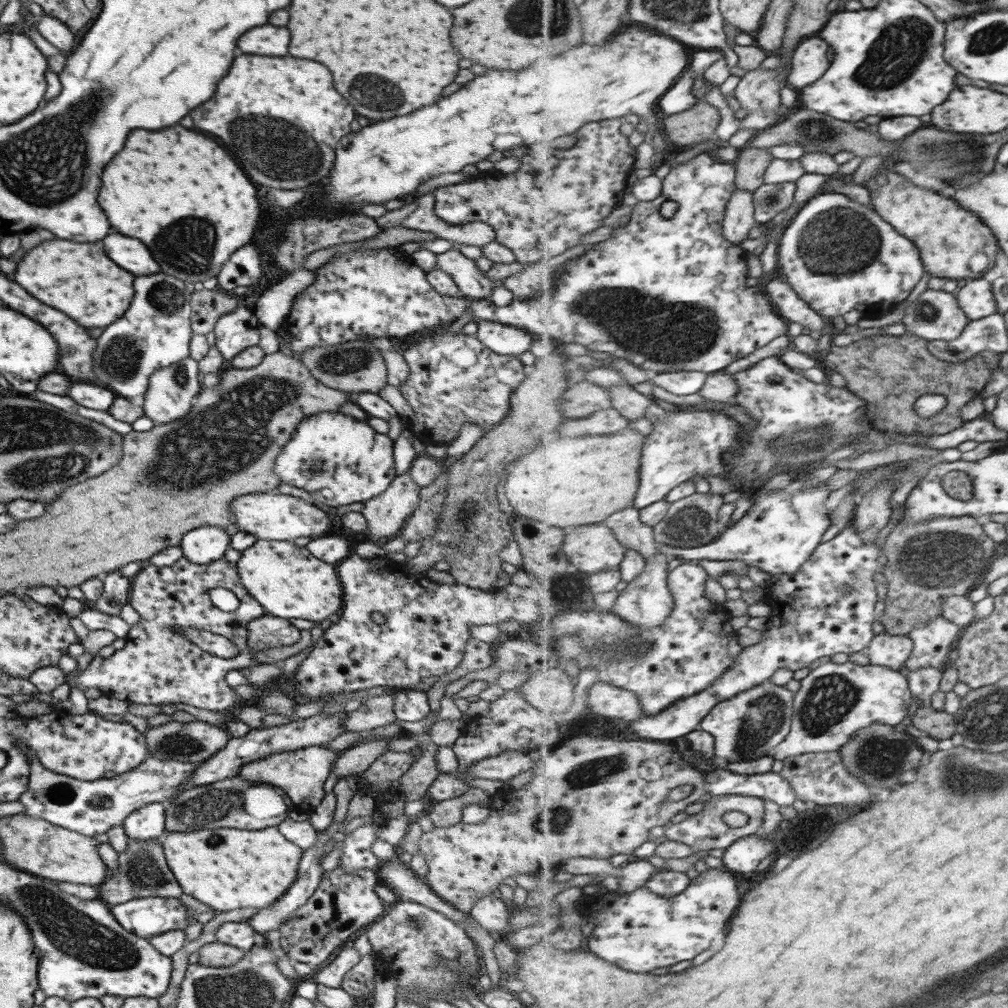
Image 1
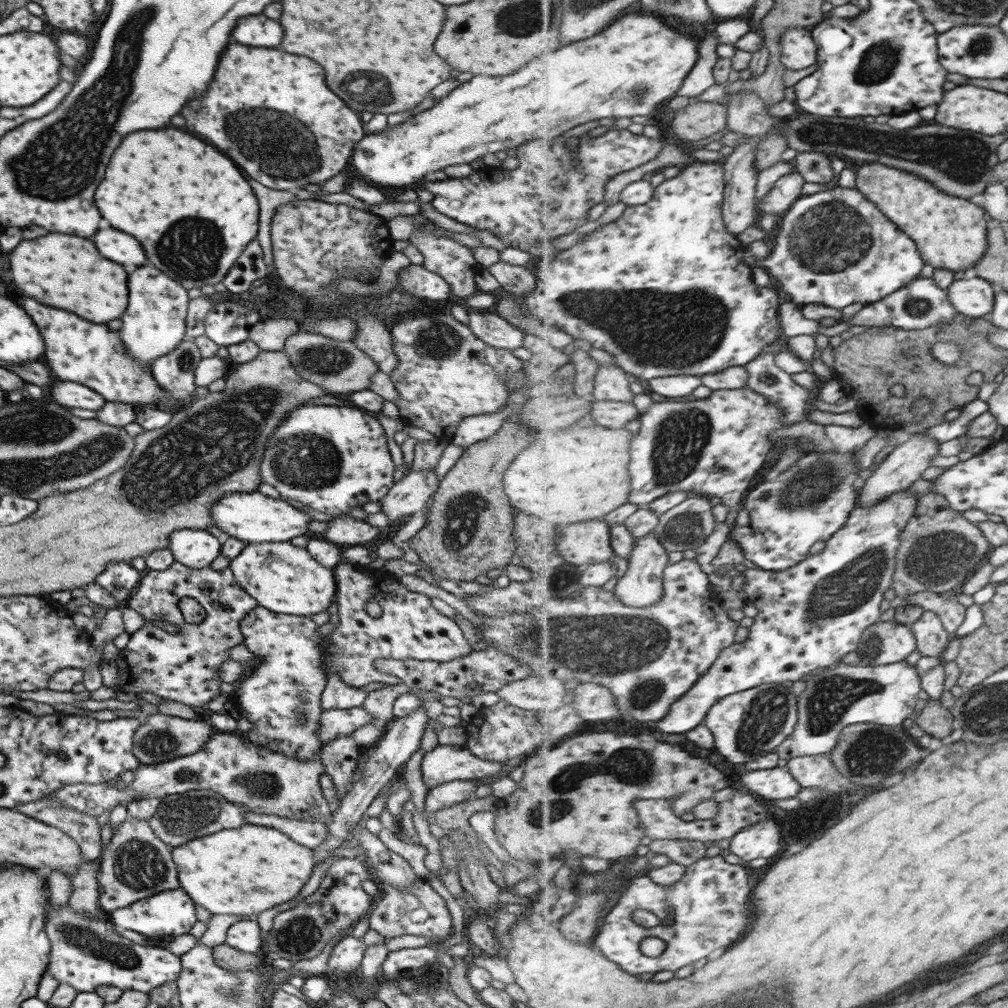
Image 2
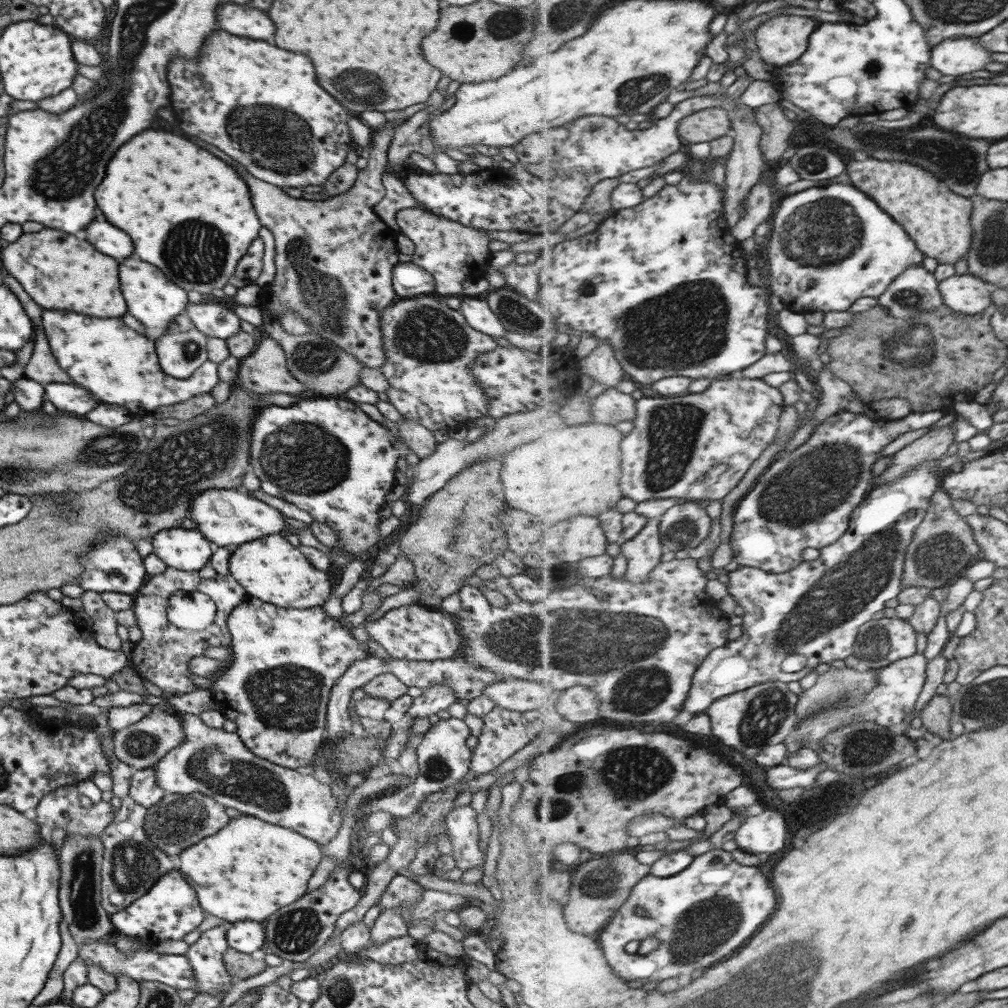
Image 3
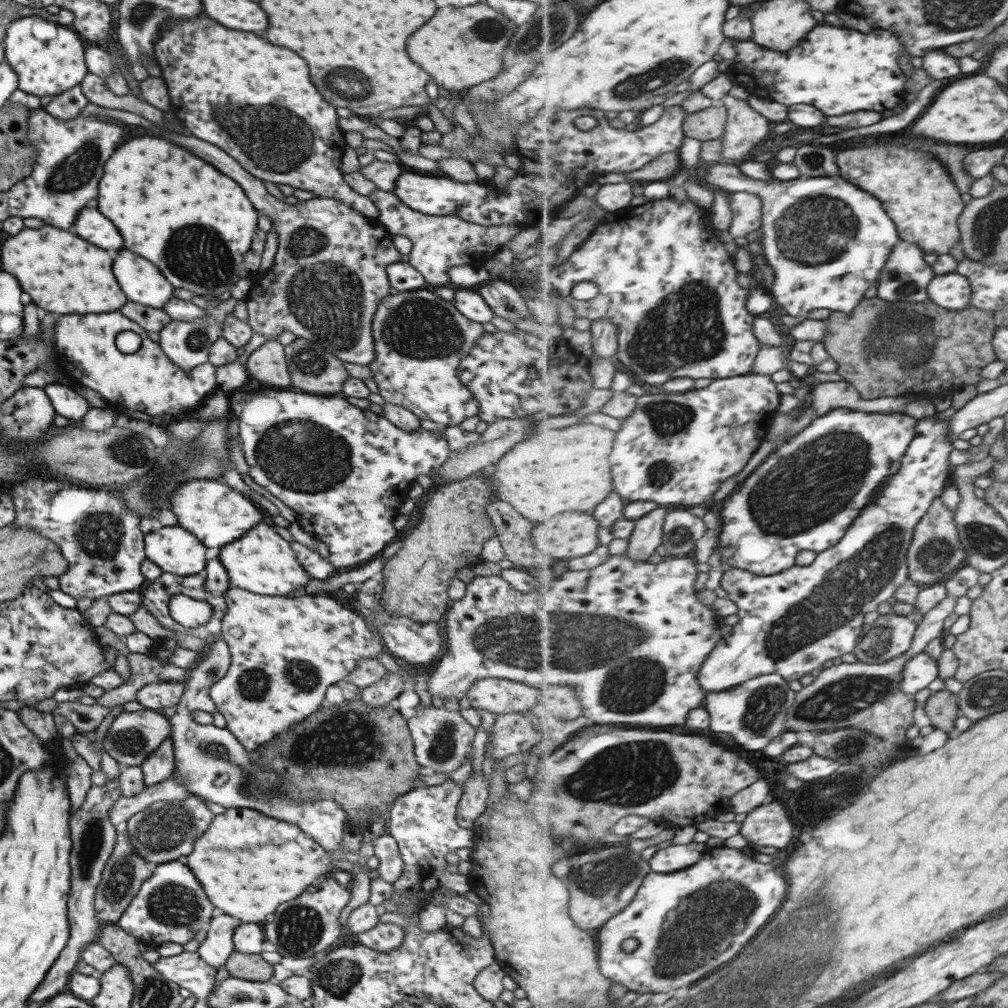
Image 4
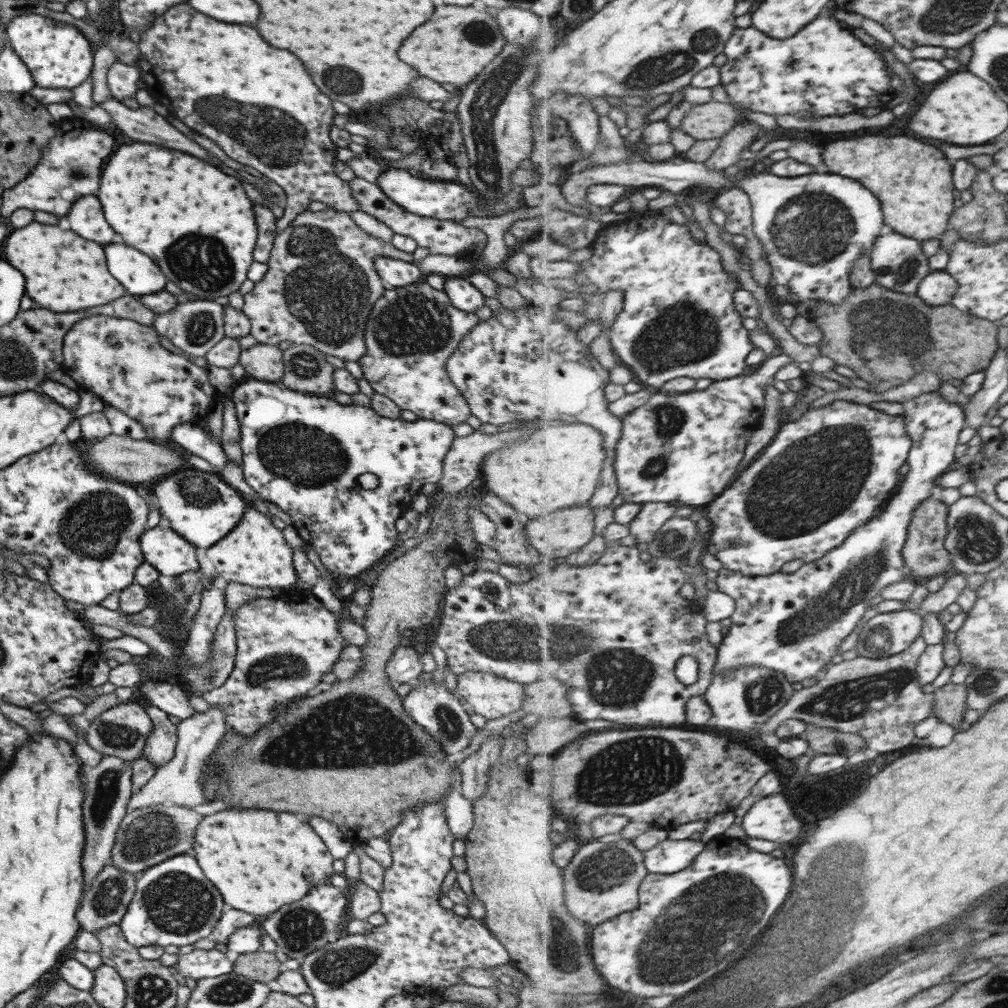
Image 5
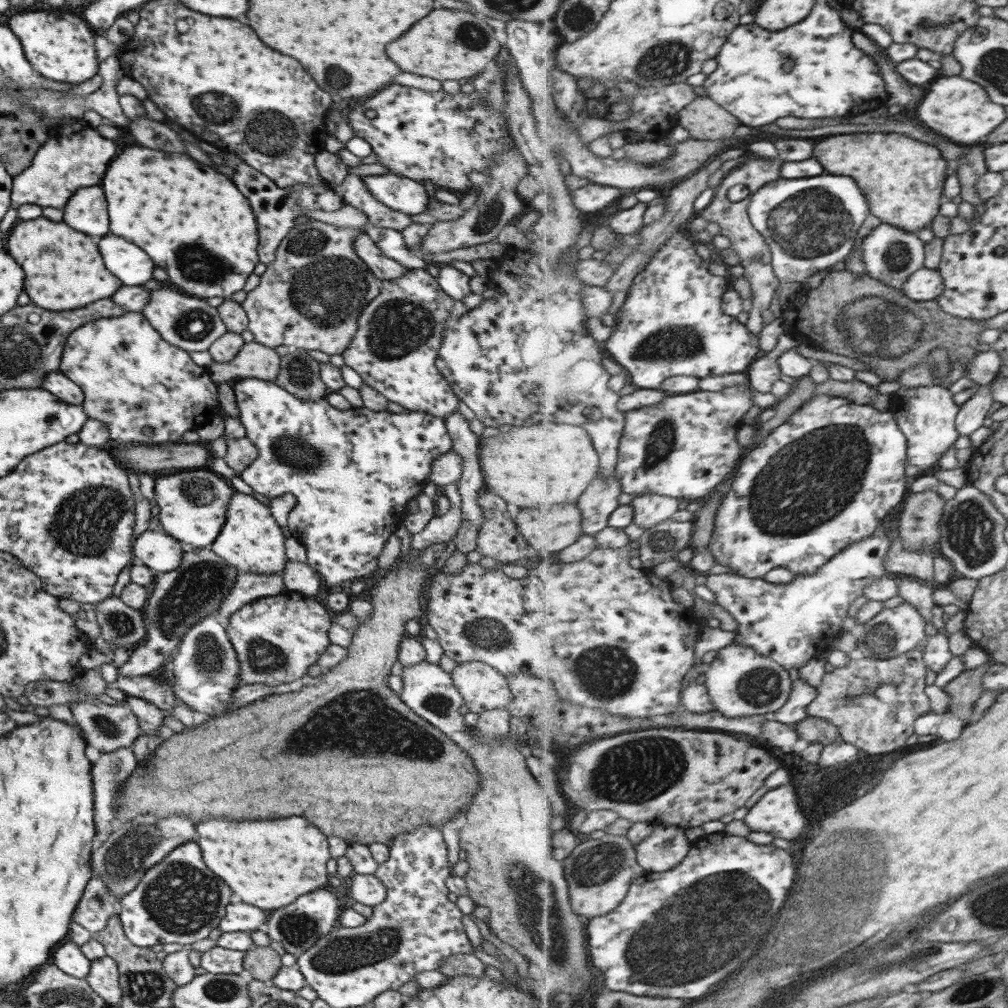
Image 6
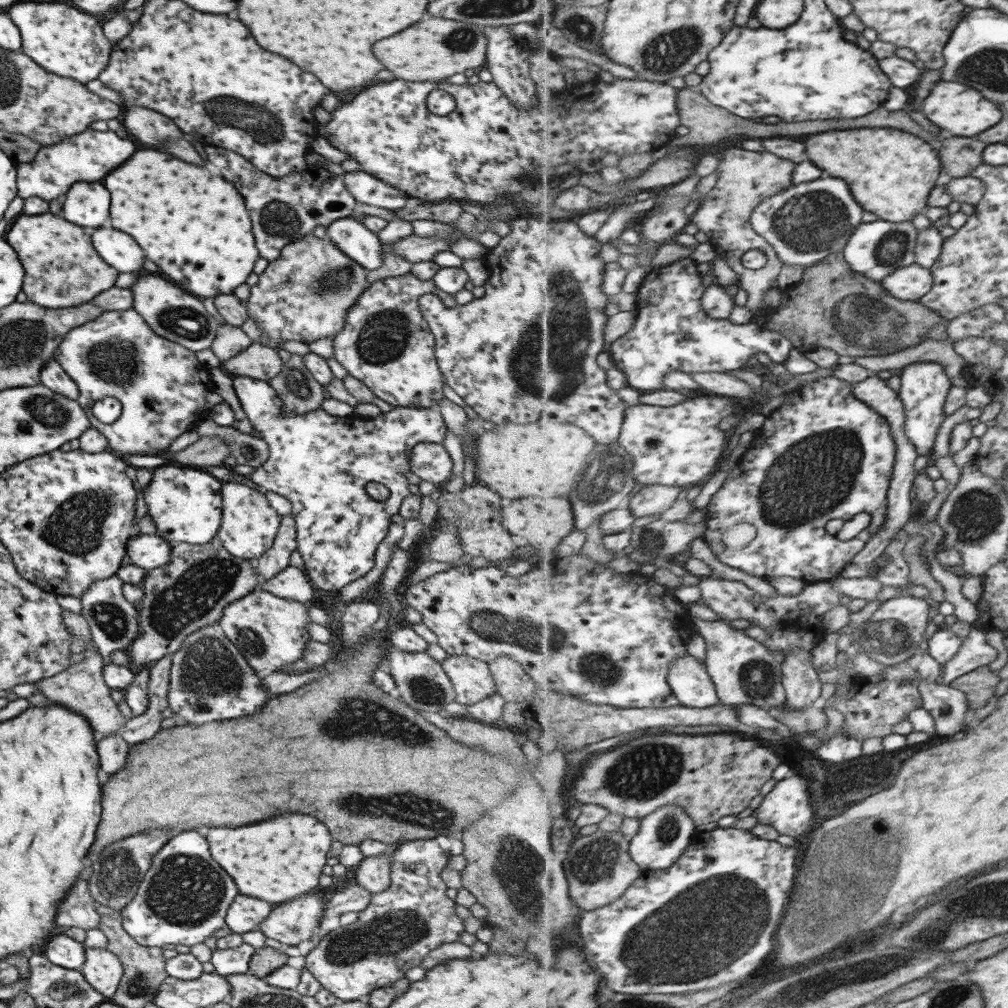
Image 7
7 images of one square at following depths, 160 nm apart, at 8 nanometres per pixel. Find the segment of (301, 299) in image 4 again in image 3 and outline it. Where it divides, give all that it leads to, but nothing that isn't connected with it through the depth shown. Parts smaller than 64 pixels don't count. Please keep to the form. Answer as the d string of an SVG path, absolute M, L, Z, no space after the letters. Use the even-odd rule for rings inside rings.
M385 124L385 126L375 129L375 131L371 134L370 151L367 153L367 165L365 168L363 168L363 170L358 172L357 178L355 182L353 182L353 186L351 186L351 188L349 188L349 190L346 192L332 196L325 200L305 200L301 198L289 197L288 195L285 195L283 189L279 189L271 184L265 184L265 182L261 182L261 180L257 180L257 178L249 176L247 172L235 170L235 172L237 172L237 176L241 176L241 180L245 180L247 188L249 188L251 204L253 204L253 208L255 208L255 212L257 212L257 218L259 218L261 226L265 226L265 228L270 230L275 243L275 254L273 258L275 273L273 280L271 280L271 282L262 288L263 292L261 292L259 298L261 304L257 304L259 309L261 310L260 305L262 305L262 310L266 312L267 319L275 319L277 321L282 312L287 312L288 310L294 312L303 318L303 320L309 322L308 327L317 336L328 340L331 344L335 344L337 347L339 347L343 352L347 352L351 356L354 356L363 367L376 369L378 369L384 361L384 352L382 351L379 323L380 312L385 308L385 306L393 302L394 298L397 298L395 291L392 289L392 266L395 263L398 263L397 257L399 253L397 251L397 244L395 244L395 242L399 232L394 231L393 228L387 227L386 224L377 216L377 213L372 211L372 206L379 203L384 195L384 187L381 183L381 176L385 166L387 166L387 150L389 148L389 144L391 144L395 128L397 127L393 126L393 124Z

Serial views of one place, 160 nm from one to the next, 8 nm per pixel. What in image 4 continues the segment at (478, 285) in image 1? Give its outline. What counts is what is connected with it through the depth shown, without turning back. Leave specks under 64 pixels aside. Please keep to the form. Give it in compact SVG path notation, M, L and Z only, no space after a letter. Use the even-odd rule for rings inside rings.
M381 189L373 190L368 195L369 200L372 201L373 206L378 210L378 216L376 219L381 223L382 227L392 235L403 235L406 236L412 242L412 248L409 252L409 263L421 276L426 280L427 285L451 286L451 282L448 280L447 269L450 266L461 266L471 265L475 268L480 268L489 259L497 253L497 250L509 242L520 229L526 230L524 226L519 225L497 225L497 226L481 226L473 223L465 222L458 216L447 215L447 216L429 216L421 214L420 212L411 210L408 206L405 206L395 195L389 194Z

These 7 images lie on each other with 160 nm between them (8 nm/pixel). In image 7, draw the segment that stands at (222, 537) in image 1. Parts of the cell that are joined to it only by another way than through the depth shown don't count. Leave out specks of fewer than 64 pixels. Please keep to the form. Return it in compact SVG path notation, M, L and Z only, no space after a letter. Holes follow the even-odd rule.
M138 534L129 537L125 543L125 554L131 564L143 570L163 566L170 557L171 542L157 535Z

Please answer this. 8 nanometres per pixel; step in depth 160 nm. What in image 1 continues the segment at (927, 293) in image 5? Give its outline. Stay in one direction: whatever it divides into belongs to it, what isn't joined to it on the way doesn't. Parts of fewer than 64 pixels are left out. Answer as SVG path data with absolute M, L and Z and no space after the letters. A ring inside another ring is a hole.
M983 277L971 279L955 293L961 308L971 321L979 320L998 312L992 283Z

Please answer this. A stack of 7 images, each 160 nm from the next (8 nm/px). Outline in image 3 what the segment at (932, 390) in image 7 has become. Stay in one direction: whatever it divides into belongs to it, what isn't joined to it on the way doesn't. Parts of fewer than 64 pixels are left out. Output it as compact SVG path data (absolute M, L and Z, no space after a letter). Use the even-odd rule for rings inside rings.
M938 460L924 462L900 479L873 487L868 498L853 511L848 531L835 544L822 548L817 560L805 561L792 571L781 574L743 566L727 573L729 595L745 610L741 625L743 635L711 652L700 669L697 669L684 710L693 716L699 715L700 712L707 712L717 699L723 699L724 696L766 682L795 682L805 678L819 664L831 664L831 660L845 660L855 655L863 624L870 622L875 612L883 611L885 604L891 598L898 598L904 589L906 552L916 530L928 514L932 496L942 488L944 474L936 470L938 464ZM789 656L805 657L805 667L797 672L785 672L783 662Z

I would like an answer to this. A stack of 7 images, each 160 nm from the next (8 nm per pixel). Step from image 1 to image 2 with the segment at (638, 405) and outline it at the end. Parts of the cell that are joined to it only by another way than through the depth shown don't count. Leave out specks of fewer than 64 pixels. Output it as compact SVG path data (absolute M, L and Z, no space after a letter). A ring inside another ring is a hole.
M617 364L599 365L596 374L596 385L592 396L596 401L633 402L633 391L630 389L628 372Z

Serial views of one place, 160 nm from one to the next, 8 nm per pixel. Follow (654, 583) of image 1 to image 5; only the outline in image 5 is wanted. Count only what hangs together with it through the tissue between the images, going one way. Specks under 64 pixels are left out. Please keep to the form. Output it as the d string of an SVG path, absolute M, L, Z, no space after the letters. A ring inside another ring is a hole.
M647 503L643 505L641 512L630 522L630 534L640 542L651 542L661 527L673 516L675 506L671 503Z

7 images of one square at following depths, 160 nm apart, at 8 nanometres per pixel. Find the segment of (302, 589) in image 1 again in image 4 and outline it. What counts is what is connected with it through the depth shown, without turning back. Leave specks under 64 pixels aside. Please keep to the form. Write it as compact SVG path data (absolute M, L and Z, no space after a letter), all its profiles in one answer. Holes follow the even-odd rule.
M268 520L259 521L243 536L218 549L217 557L227 573L229 586L252 594L284 597L311 579L296 561L290 543L272 529Z

